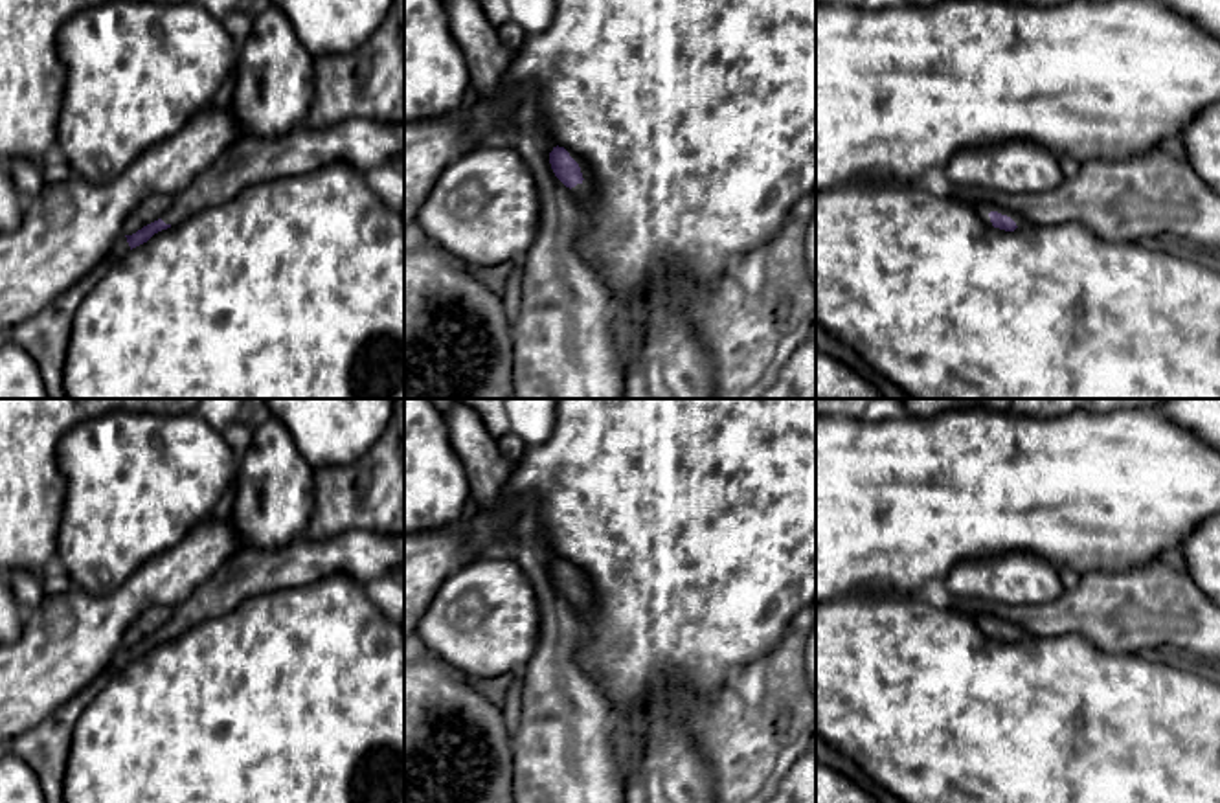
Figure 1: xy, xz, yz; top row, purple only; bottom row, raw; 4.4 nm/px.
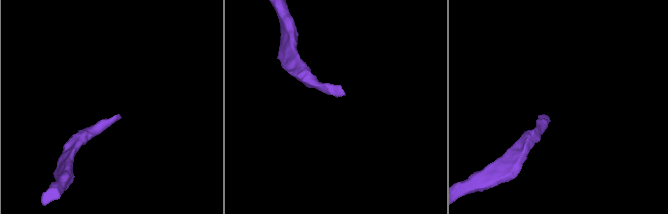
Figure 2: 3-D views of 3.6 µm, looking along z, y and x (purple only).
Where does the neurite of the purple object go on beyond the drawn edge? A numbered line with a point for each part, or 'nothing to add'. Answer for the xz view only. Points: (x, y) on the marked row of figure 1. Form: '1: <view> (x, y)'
1: xz (585, 190)

